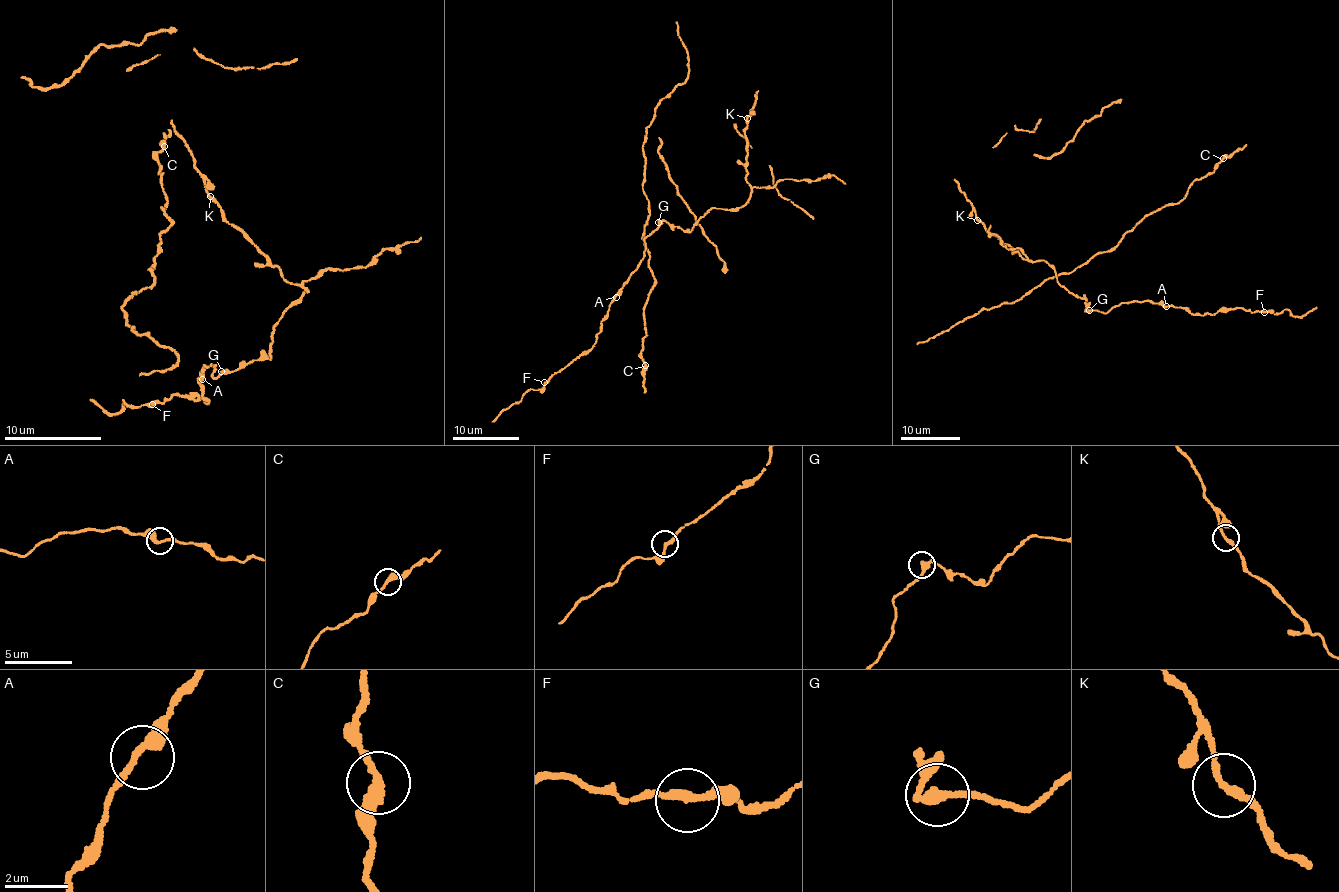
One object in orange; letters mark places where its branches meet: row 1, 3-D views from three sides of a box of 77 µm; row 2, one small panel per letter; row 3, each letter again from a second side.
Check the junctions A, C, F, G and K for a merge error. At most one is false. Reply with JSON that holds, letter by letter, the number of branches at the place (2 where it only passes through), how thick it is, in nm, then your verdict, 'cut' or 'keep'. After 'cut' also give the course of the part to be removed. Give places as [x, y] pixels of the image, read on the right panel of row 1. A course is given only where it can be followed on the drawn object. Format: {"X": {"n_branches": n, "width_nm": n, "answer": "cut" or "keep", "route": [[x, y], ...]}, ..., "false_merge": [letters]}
{"A": {"n_branches": 2, "width_nm": 280, "answer": "keep"}, "C": {"n_branches": 2, "width_nm": 280, "answer": "keep"}, "F": {"n_branches": 2, "width_nm": 240, "answer": "keep"}, "G": {"n_branches": 2, "width_nm": 280, "answer": "keep"}, "K": {"n_branches": 2, "width_nm": 240, "answer": "keep"}, "false_merge": []}

